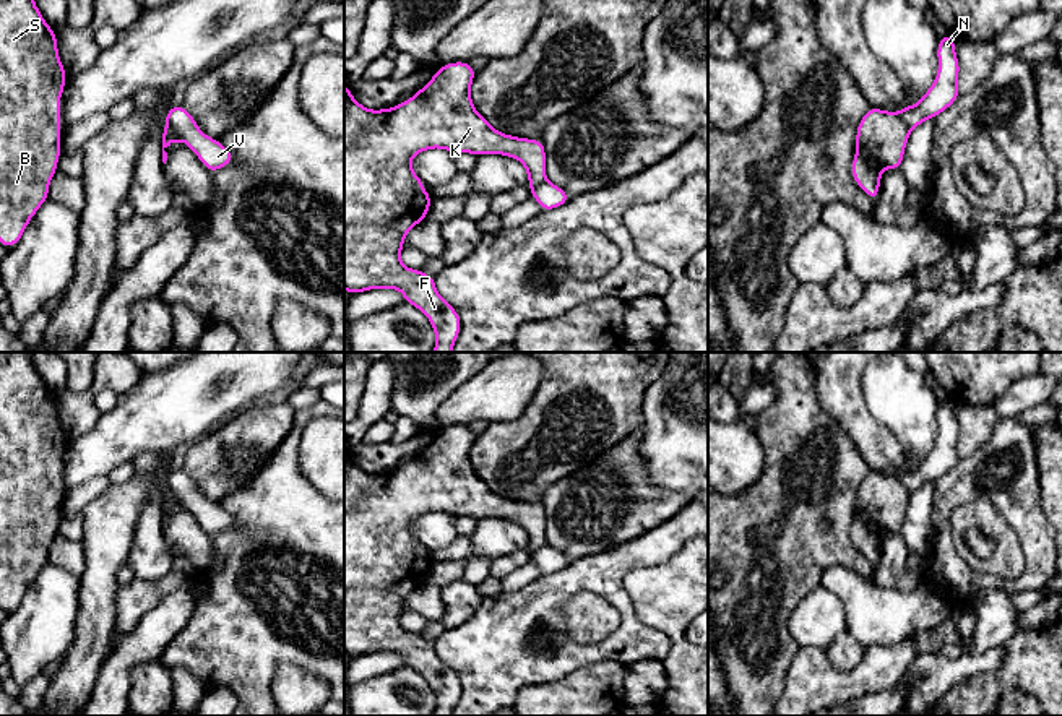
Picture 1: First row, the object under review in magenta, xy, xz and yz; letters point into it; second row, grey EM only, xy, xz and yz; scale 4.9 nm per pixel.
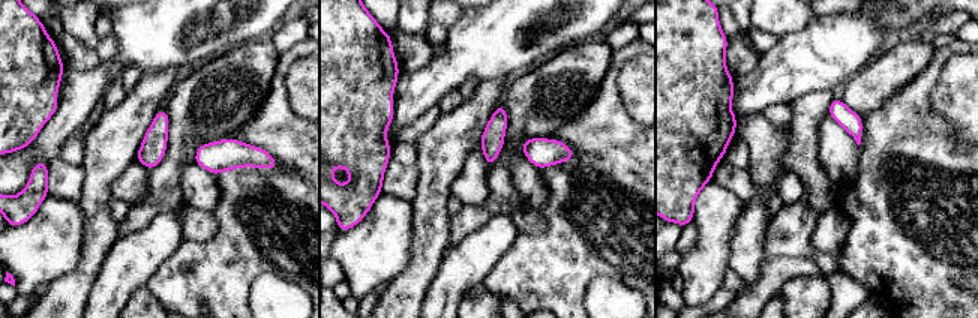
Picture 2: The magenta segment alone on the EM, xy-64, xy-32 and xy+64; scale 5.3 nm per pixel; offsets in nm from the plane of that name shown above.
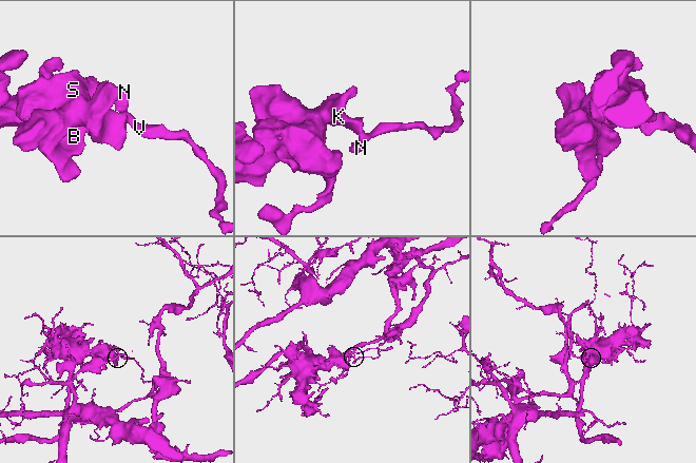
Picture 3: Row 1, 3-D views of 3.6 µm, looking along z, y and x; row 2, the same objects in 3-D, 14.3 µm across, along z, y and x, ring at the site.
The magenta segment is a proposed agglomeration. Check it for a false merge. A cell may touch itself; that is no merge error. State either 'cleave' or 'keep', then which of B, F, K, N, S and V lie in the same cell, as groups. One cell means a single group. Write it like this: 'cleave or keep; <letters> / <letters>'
cleave; B F K S / N V

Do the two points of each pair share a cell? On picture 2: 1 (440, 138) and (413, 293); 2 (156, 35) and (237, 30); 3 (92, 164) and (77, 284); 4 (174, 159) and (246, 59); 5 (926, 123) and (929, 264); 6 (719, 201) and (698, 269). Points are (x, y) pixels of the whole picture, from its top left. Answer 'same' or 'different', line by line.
1: same
2: same
3: same
4: same
5: same
6: same

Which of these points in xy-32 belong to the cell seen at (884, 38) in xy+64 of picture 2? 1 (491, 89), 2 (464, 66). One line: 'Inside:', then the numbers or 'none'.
Inside: 2

